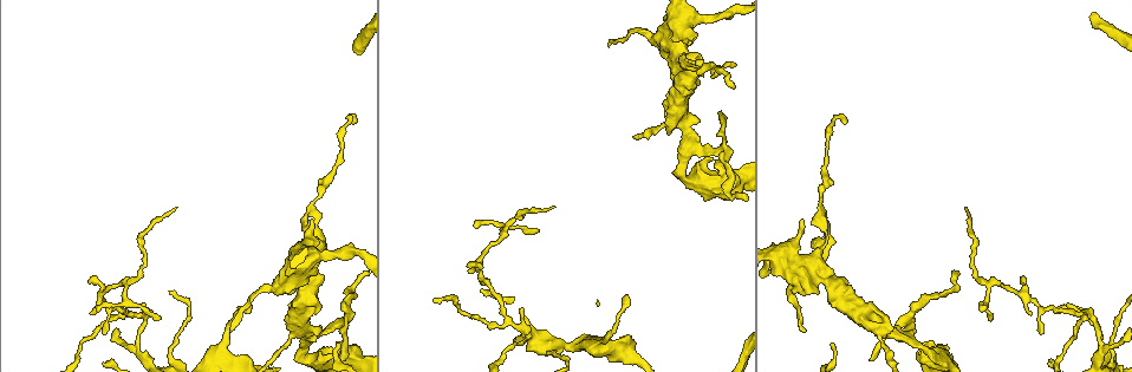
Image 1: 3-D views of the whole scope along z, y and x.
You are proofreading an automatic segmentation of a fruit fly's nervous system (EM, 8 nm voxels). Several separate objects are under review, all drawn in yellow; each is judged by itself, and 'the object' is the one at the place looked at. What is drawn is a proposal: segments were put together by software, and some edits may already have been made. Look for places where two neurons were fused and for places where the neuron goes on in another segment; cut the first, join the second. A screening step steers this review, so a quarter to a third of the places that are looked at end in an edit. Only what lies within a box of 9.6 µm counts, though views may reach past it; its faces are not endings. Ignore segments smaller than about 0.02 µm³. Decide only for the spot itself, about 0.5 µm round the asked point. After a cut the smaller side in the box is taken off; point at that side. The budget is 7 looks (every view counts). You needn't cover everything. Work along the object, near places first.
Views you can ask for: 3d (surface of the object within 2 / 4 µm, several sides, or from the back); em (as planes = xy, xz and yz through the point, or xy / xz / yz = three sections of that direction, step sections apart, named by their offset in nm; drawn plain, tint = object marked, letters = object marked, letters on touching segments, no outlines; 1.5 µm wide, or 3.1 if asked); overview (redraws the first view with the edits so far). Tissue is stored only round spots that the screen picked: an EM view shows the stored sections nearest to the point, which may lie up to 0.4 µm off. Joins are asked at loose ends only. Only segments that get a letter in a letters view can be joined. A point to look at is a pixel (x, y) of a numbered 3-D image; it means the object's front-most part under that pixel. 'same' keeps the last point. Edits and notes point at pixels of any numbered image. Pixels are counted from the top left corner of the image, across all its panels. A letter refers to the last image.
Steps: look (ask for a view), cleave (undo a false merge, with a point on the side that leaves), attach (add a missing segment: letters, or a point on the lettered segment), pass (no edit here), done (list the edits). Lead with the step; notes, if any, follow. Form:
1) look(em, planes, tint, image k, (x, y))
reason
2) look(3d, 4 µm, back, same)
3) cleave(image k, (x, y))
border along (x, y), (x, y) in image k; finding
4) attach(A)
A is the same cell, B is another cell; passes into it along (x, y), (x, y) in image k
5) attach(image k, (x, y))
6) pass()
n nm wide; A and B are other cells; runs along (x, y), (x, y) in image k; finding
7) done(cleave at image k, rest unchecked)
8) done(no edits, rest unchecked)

look(3d, 2 µm, image 1, (140, 354))
calibre changes

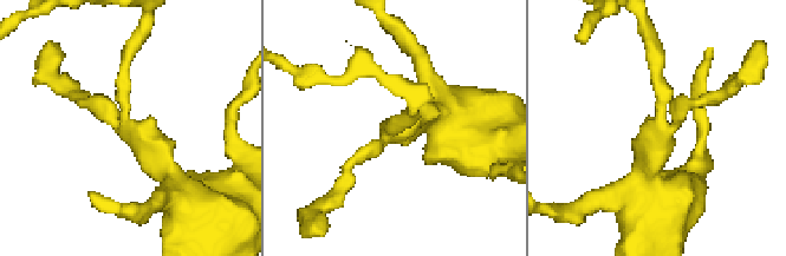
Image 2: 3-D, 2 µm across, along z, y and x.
look(em, planes, tint, image 2, (659, 118))
need the tissue

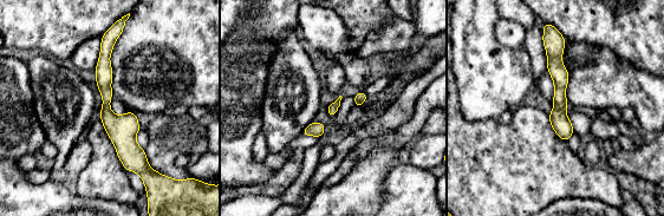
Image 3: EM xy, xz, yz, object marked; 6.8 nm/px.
look(em, planes, letters, same)
see the neighbours

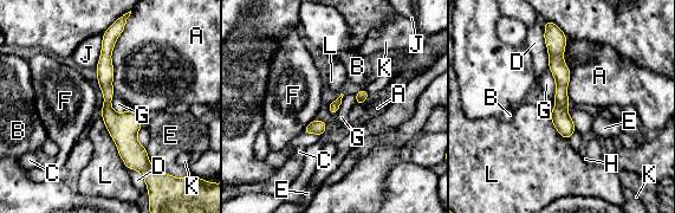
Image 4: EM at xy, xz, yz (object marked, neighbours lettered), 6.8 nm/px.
pass()
80 nm wide; A, B, C, D, E, F, G, H, J, K and L are other cells; runs along (114, 37), (108, 114), (142, 169) in image 4; one neuron here

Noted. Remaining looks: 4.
look(em, planes, plain, image 1, (1023, 279))
an open end

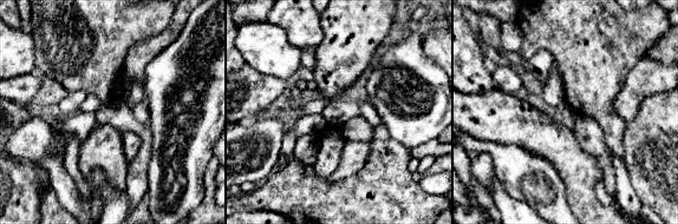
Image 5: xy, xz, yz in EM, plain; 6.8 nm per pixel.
look(em, planes, letters, same)

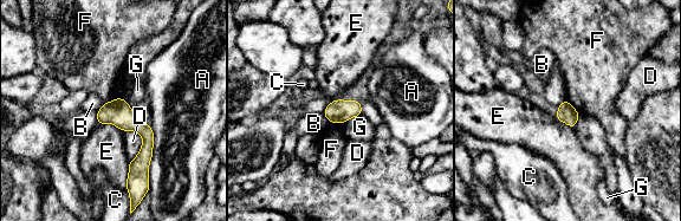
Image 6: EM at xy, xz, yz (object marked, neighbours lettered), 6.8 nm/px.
pass()
A, B, C, D, E, F and G are other cells; border along (566, 98), (579, 114) in image 6; no lettered segment goes on from it

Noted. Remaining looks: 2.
look(3d, 2 µm, image 1, (845, 123))

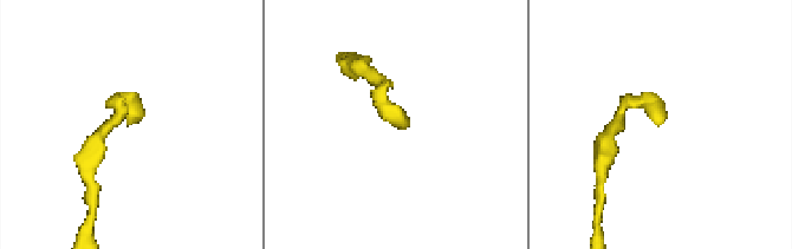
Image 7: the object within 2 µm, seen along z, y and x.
look(em, planes, letters, image 7, (661, 116))
shape alone is not enough

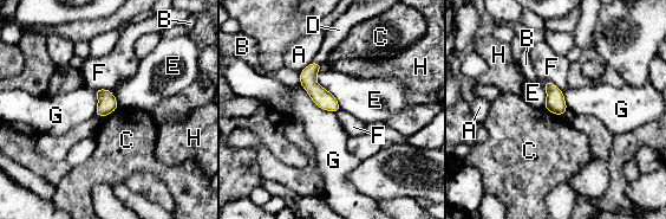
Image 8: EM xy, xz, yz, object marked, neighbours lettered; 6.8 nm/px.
attach(D)
130 nm wide; G touches over 320 nm; D is the same cell, A, B, C, E, F, G and H are other cells; the neuron continues

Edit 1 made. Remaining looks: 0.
done(attach at image 8, rest unchecked)

